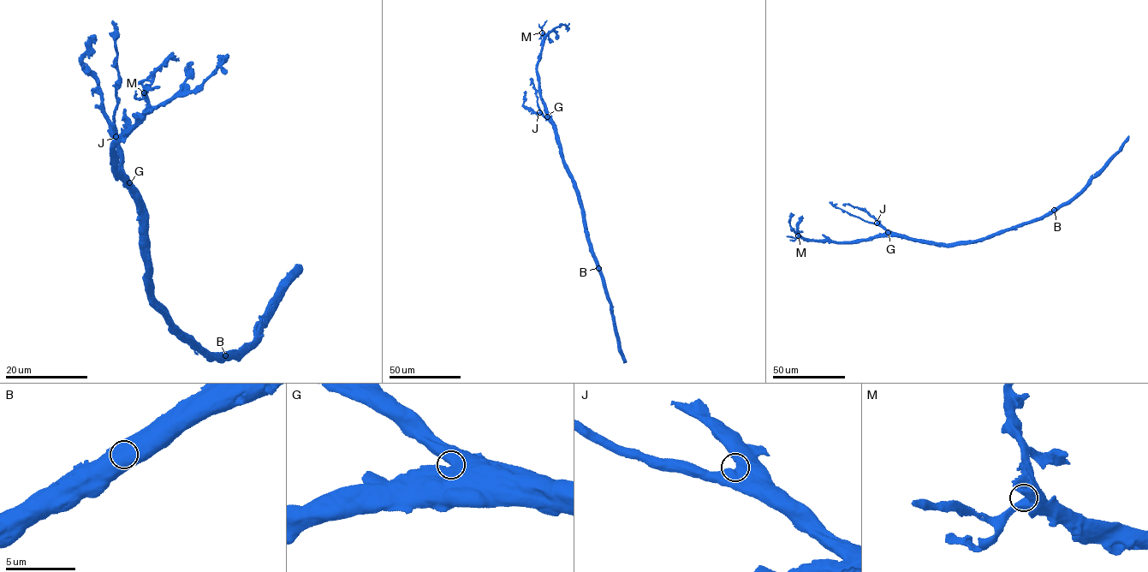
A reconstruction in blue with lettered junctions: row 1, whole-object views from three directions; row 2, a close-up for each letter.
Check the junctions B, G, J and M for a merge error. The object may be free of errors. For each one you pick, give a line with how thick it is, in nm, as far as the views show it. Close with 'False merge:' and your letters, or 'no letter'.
False merge: no letter

